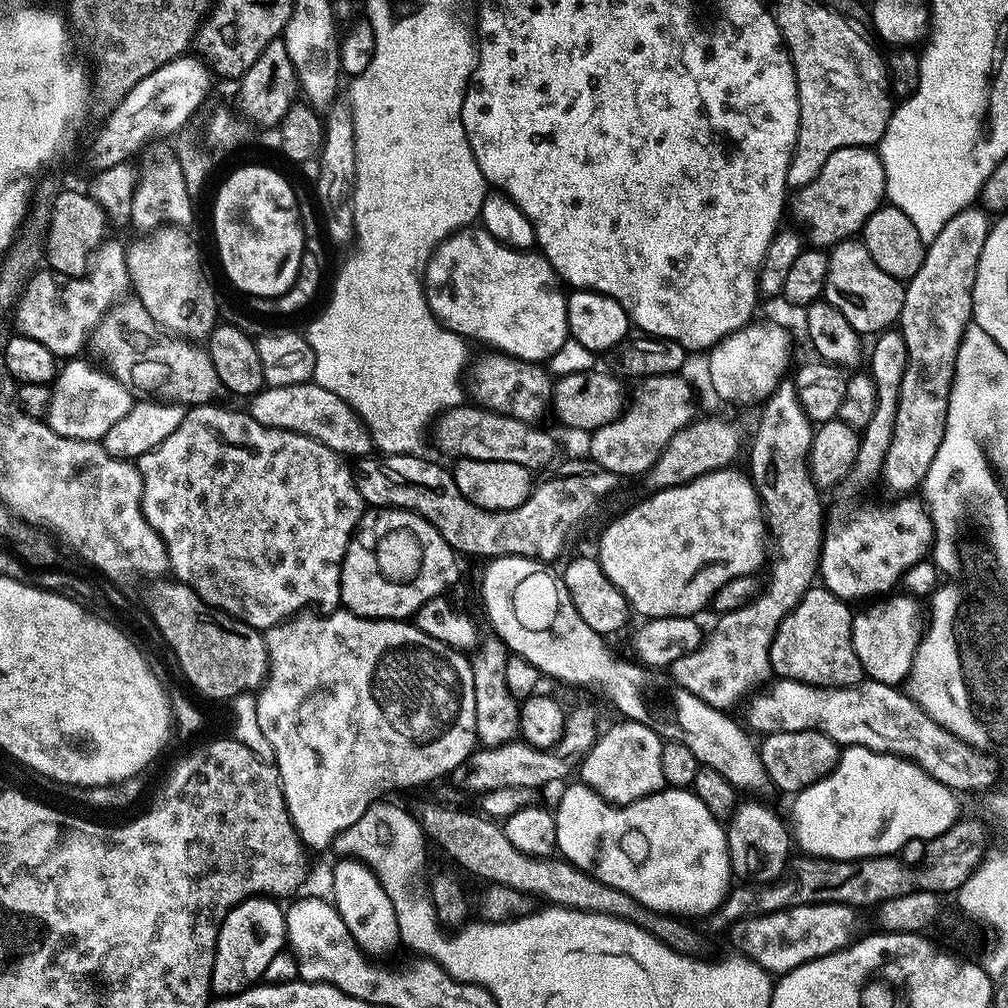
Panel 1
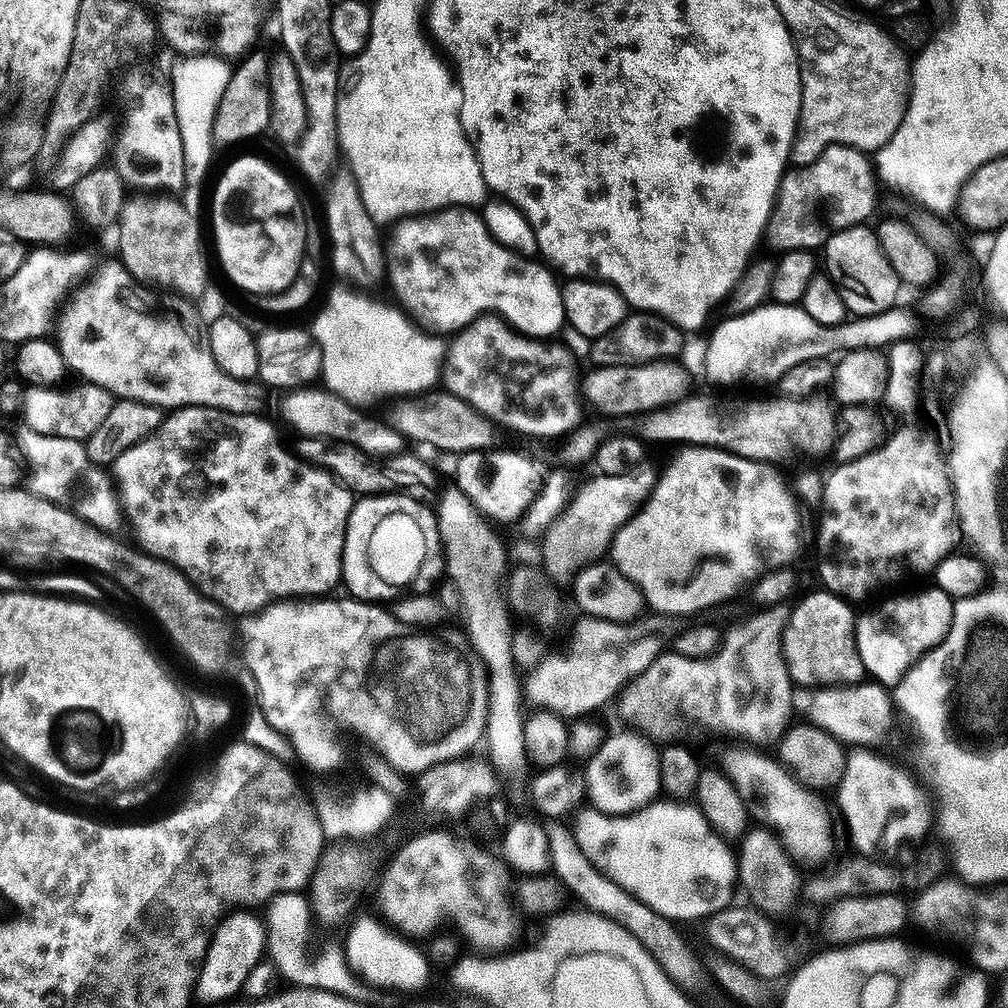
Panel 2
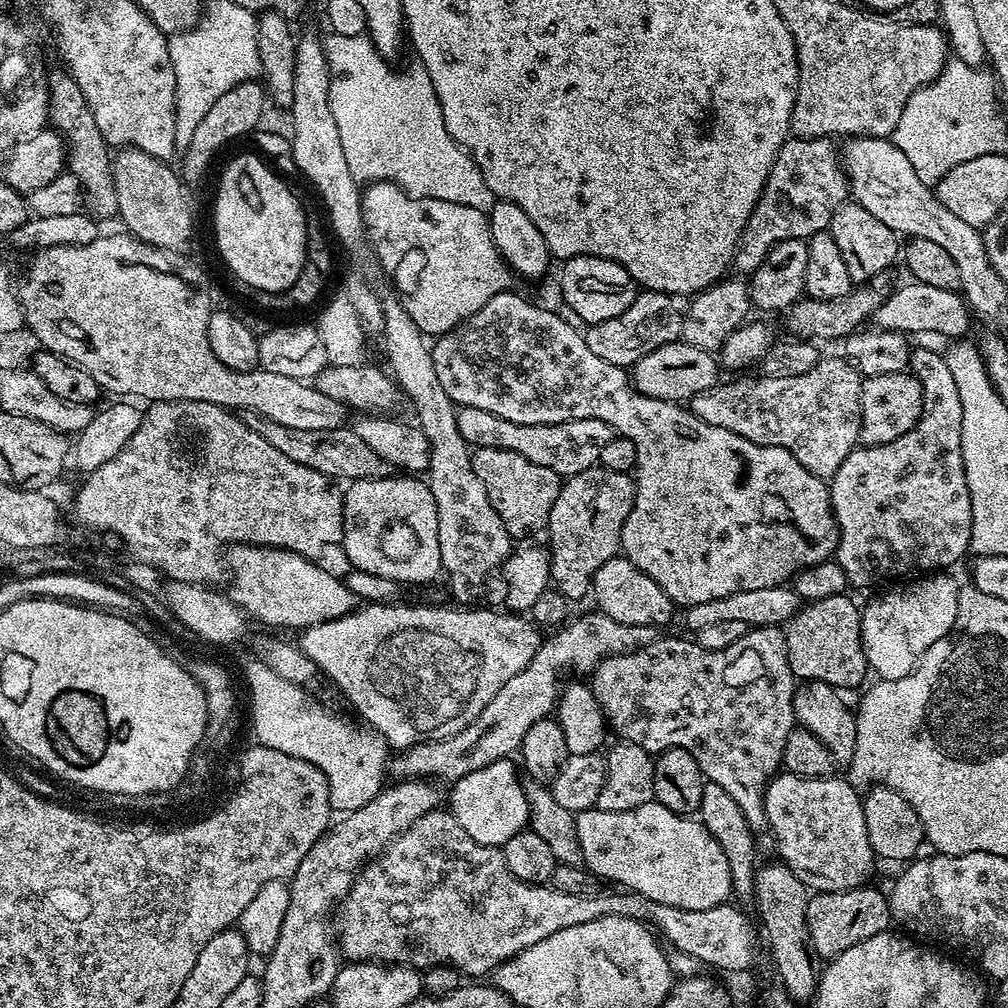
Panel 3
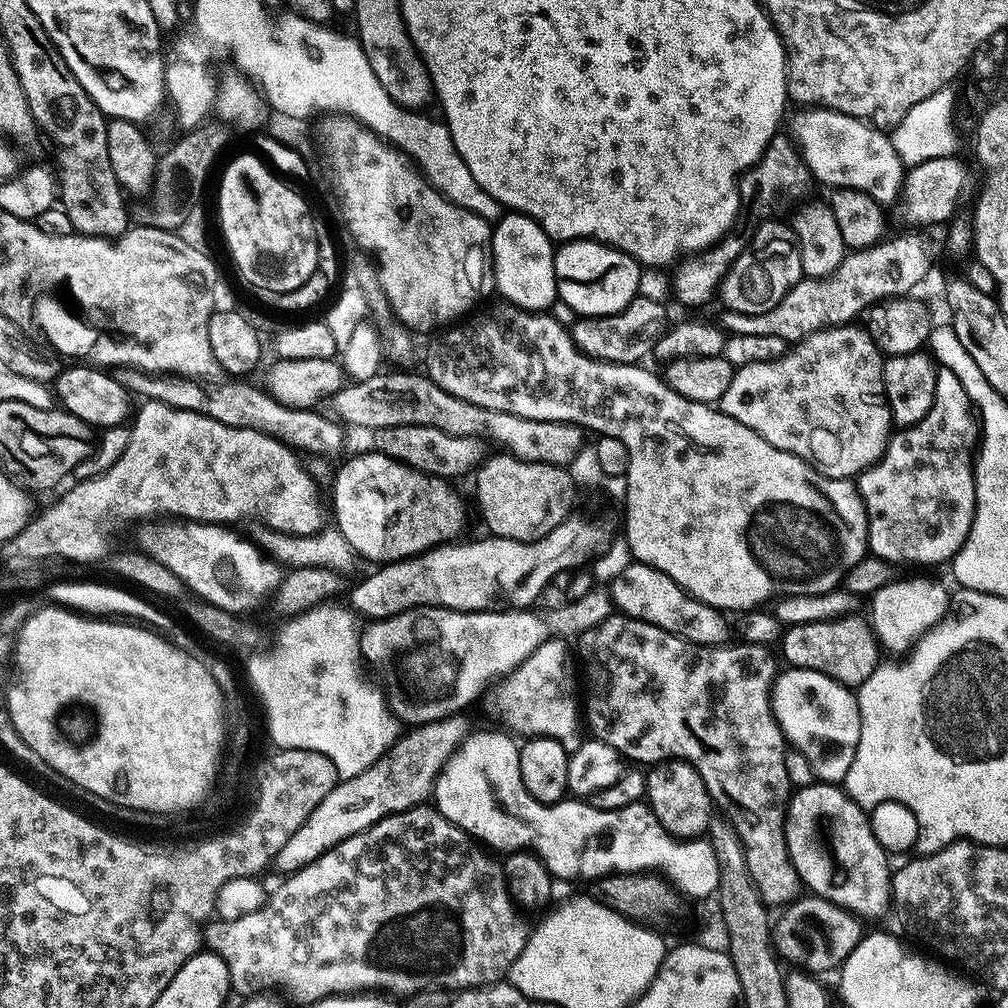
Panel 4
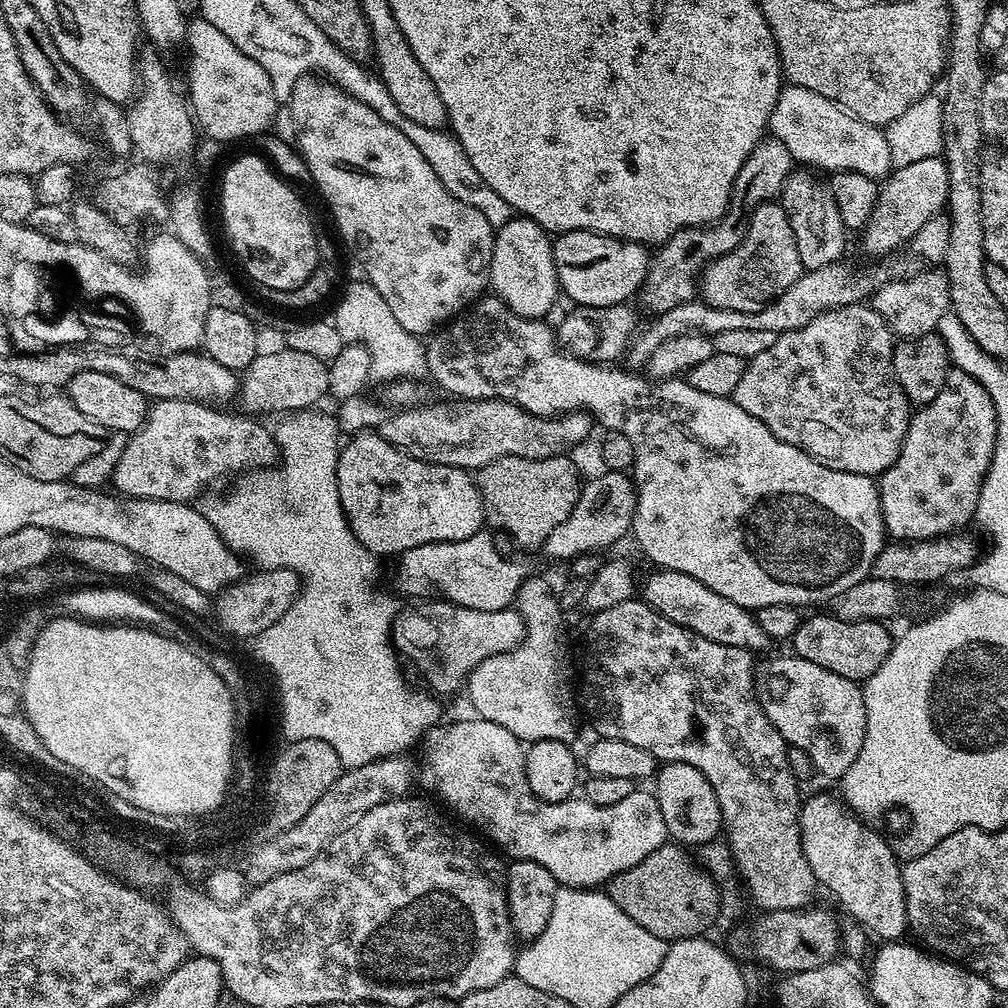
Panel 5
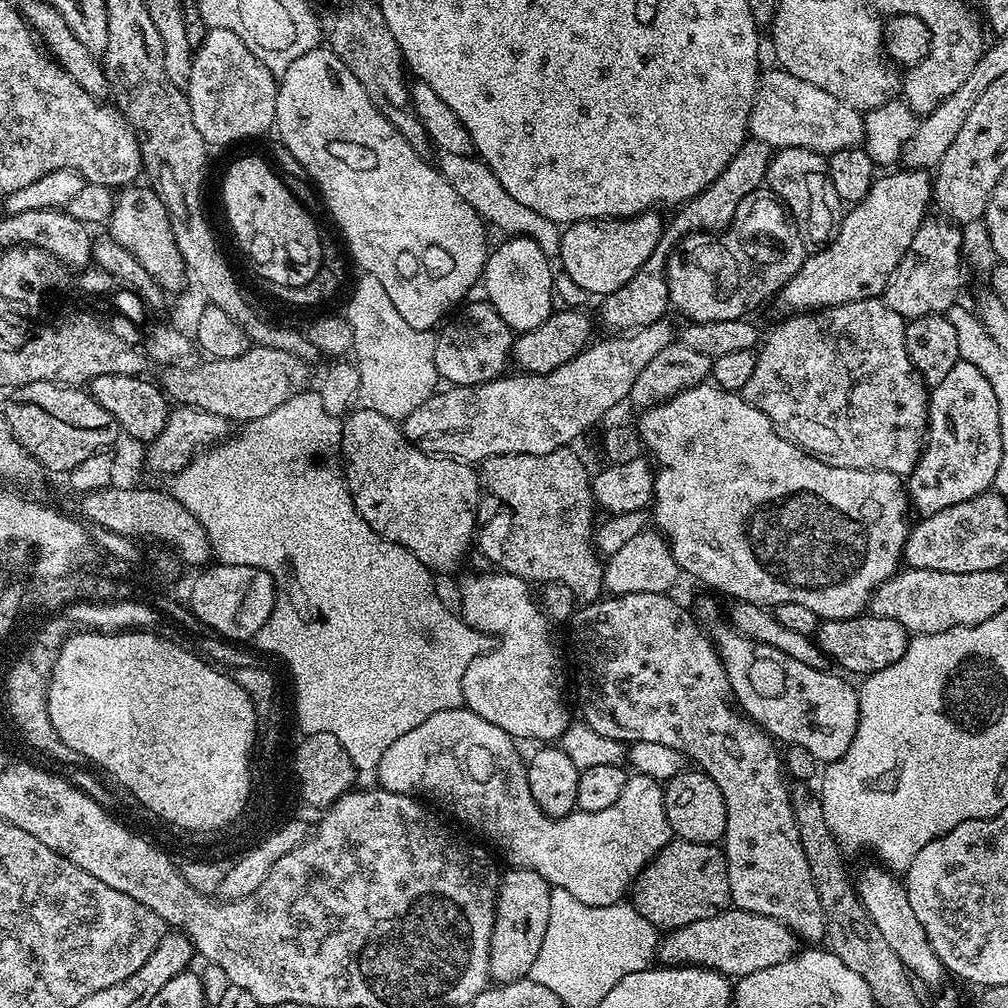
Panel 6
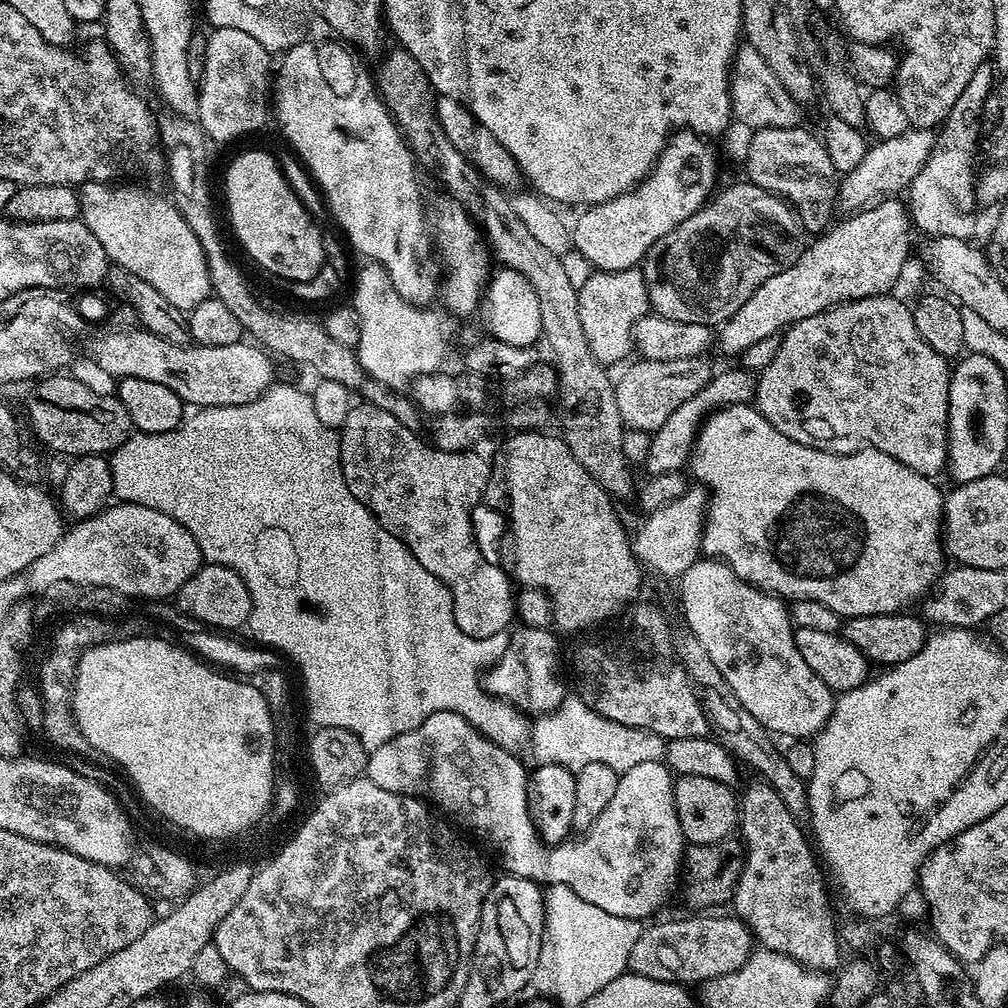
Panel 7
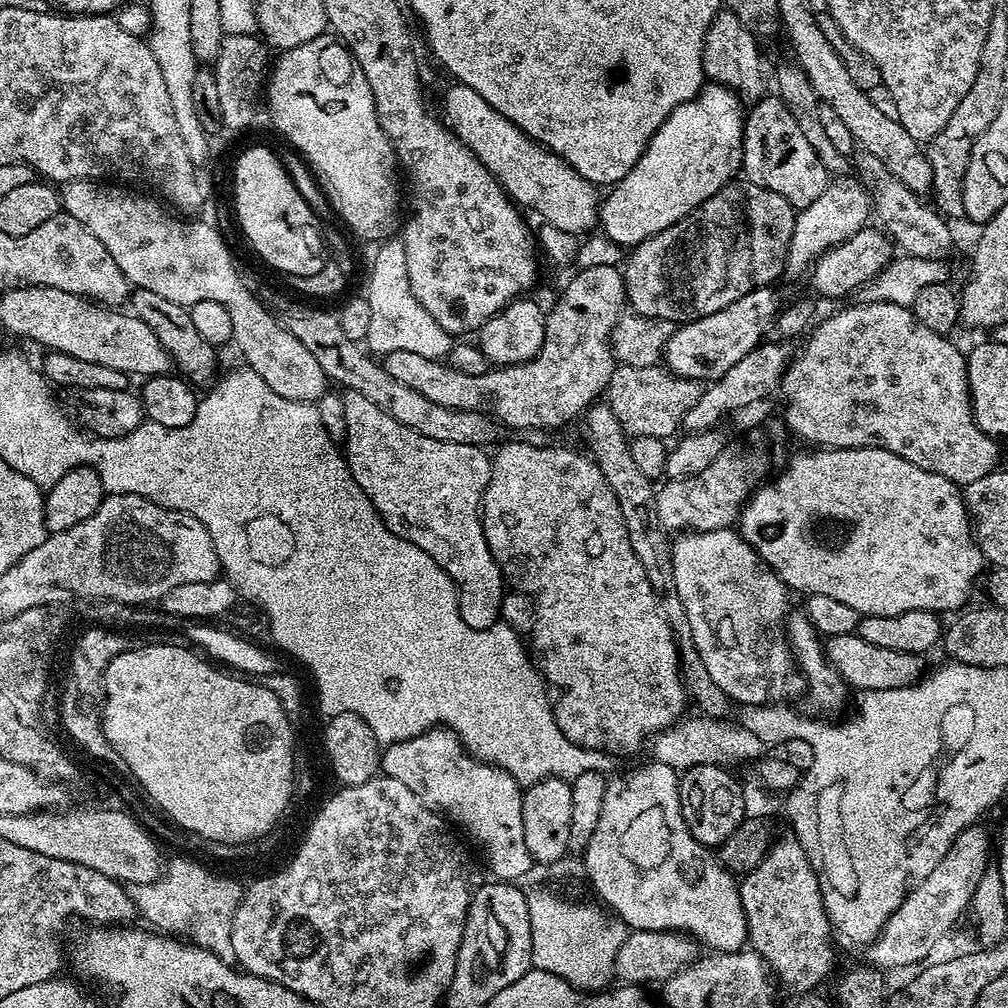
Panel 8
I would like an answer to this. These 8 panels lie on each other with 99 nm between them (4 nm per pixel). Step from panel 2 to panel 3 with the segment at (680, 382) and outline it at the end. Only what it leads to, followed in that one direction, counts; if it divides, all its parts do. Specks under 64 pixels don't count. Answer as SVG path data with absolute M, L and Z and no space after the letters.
M677 342L658 346L658 350L646 354L646 358L632 365L630 379L643 396L673 402L691 402L698 394L716 387L721 379L720 370L722 371L721 365L713 353L693 344Z

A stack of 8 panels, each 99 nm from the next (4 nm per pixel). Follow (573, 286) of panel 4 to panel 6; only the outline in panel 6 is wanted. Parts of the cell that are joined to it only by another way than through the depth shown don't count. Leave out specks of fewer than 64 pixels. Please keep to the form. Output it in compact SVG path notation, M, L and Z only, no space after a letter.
M649 210L627 218L580 220L576 224L567 225L560 234L558 264L560 263L564 267L565 274L582 291L589 292L590 295L596 296L595 298L603 298L612 292L616 292L622 286L626 286L626 282L630 282L630 278L634 278L634 274L638 274L640 267L648 261L650 254L654 254L654 250L664 233L662 220L660 224L658 213L659 211Z

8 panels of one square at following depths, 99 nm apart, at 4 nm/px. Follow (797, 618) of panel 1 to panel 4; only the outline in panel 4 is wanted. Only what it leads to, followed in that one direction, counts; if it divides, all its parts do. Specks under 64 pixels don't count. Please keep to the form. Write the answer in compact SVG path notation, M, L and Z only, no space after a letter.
M856 615L789 627L778 645L779 651L784 651L783 663L790 668L818 670L818 674L826 674L826 678L834 678L847 688L859 689L860 684L866 682L866 678L870 678L882 662L882 649L876 643L871 623L865 617L863 620Z

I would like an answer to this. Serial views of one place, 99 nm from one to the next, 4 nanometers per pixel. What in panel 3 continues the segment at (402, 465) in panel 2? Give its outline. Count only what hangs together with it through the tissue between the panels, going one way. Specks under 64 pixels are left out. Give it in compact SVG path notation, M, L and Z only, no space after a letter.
M256 412L243 413L242 419L250 430L257 432L274 450L286 454L290 462L302 462L302 466L310 466L310 470L318 470L318 474L327 476L333 481L351 482L354 480L377 480L383 476L393 475L394 470L362 438L358 438L355 427L345 426L330 430L296 430L294 426L282 426L270 418L260 416Z

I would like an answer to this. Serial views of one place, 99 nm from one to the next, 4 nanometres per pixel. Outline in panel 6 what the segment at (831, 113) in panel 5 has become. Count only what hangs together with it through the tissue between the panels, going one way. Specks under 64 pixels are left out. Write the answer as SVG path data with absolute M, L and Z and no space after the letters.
M773 69L763 71L760 76L756 102L748 116L751 139L766 142L776 150L804 148L823 156L863 143L864 117L860 112L784 69Z

